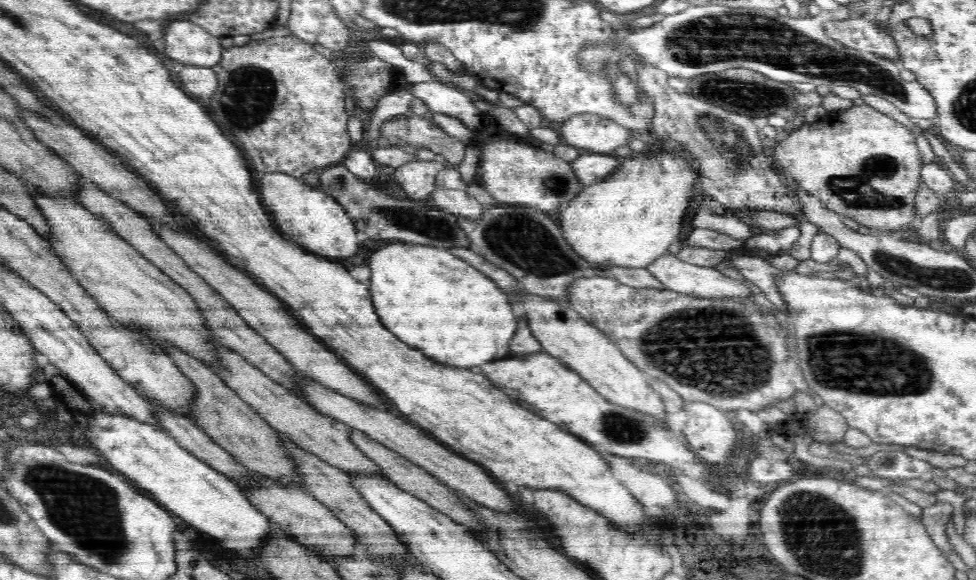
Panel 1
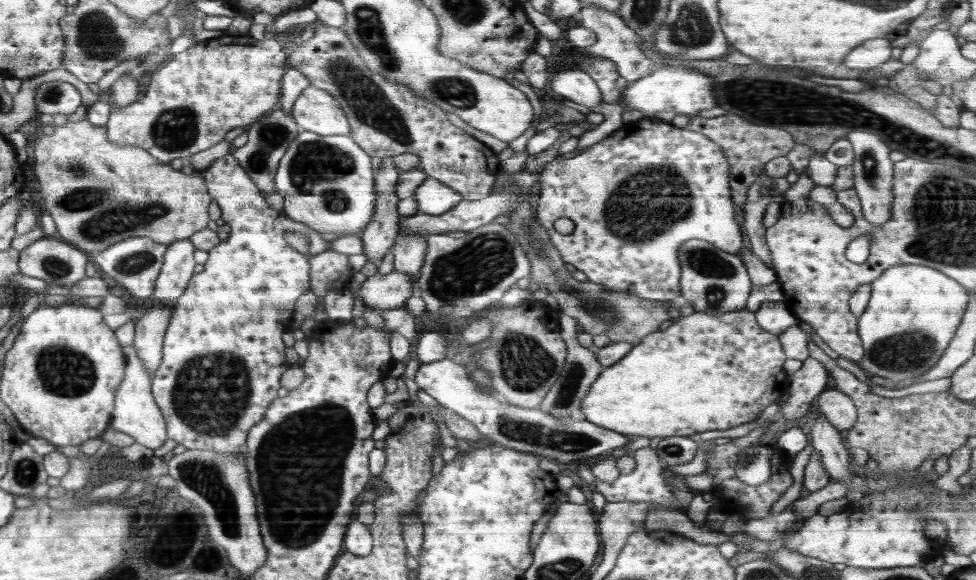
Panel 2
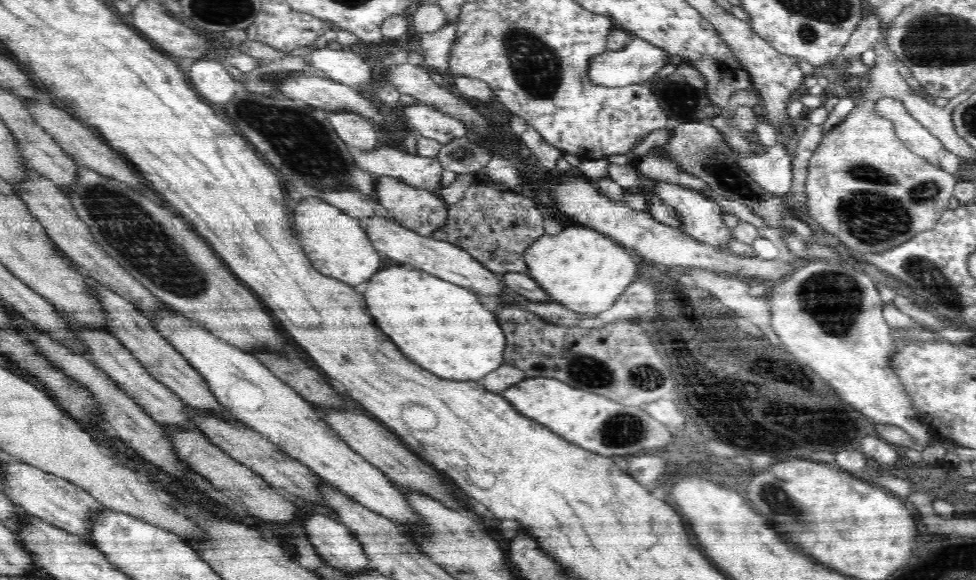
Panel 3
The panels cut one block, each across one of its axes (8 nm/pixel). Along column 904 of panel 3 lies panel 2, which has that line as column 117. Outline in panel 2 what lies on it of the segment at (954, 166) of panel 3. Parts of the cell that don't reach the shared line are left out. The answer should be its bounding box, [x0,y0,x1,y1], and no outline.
[105,34,288,164]

